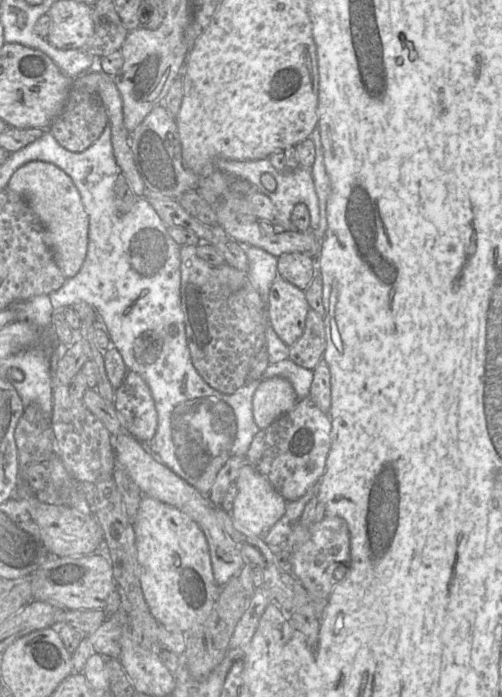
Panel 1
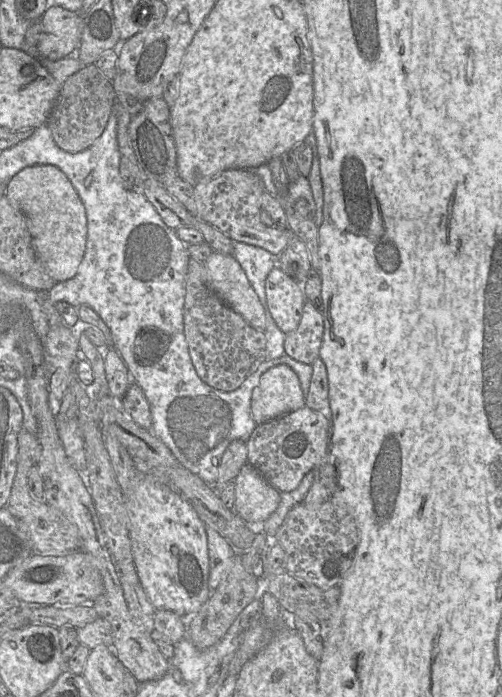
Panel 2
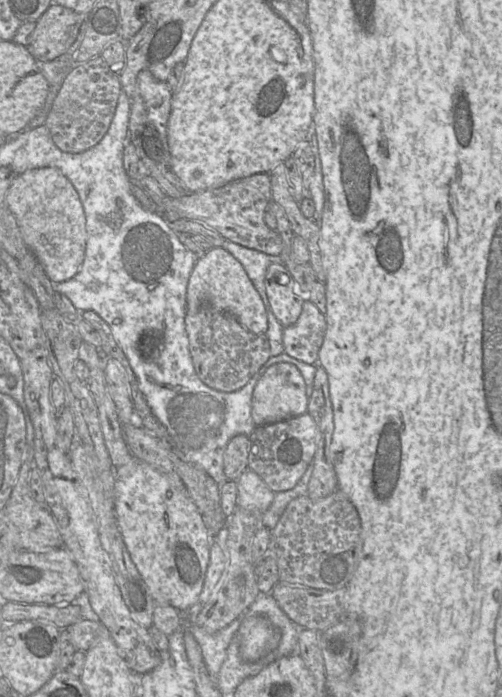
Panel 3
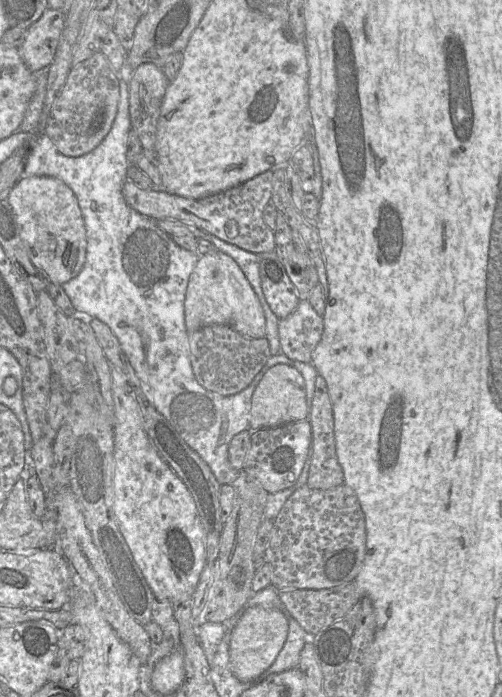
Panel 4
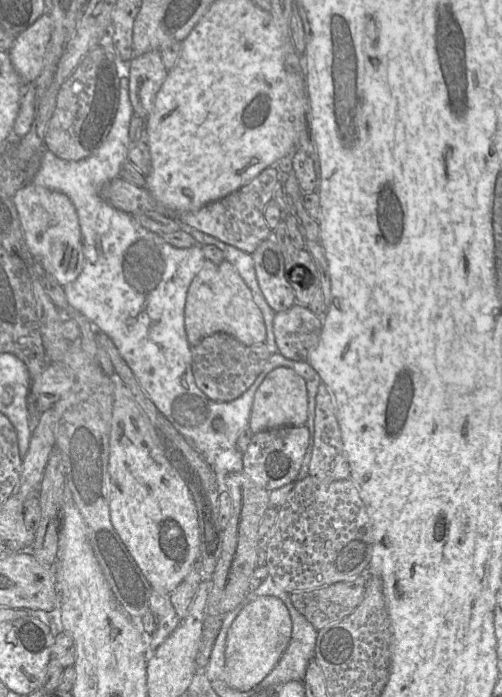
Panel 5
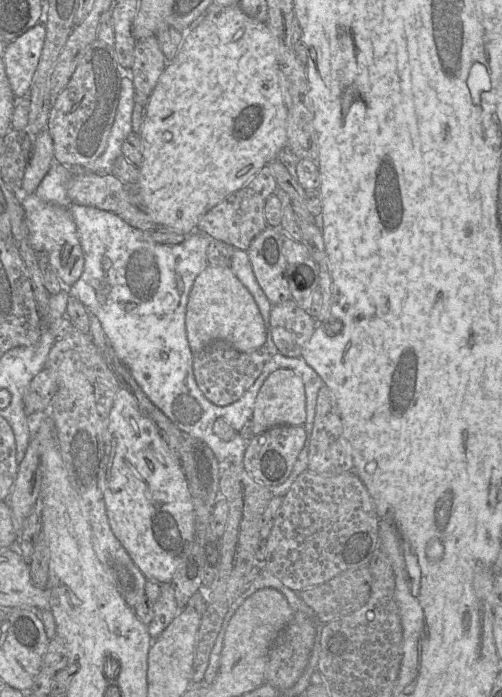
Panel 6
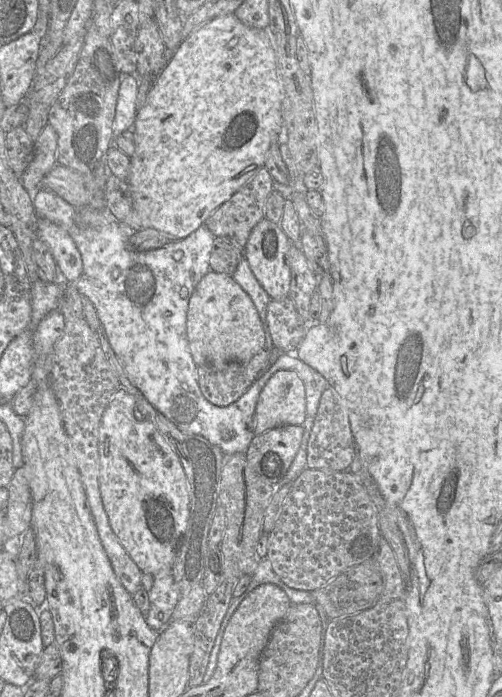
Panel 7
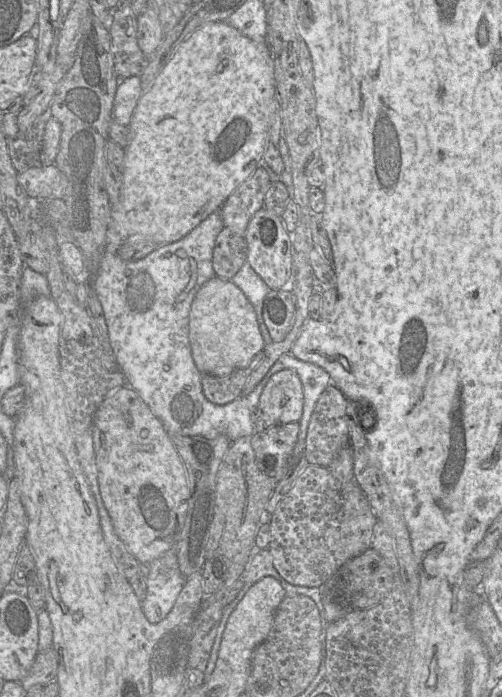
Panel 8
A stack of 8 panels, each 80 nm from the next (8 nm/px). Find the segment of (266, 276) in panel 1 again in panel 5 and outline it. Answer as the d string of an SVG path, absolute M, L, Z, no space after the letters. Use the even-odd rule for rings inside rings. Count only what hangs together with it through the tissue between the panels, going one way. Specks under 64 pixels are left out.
M211 235L210 238L212 239L212 245L217 246L222 251L225 260L229 261L234 266L234 268L237 270L241 278L250 289L253 300L262 313L265 325L270 324L270 313L275 312L267 304L258 285L252 256L232 245L218 240Z

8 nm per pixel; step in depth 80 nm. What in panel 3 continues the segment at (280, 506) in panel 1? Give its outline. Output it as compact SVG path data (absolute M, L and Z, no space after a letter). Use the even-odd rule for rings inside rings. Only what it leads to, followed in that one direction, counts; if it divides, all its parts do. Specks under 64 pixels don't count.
M247 468L236 480L237 505L263 514L271 505L275 492L252 469Z

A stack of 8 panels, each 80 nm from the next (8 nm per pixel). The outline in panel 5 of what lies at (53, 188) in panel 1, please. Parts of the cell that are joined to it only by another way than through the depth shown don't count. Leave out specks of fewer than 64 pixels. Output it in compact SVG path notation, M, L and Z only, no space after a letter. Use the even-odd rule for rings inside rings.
M33 182L26 183L14 194L12 200L34 259L61 286L73 282L83 269L84 254L79 220L72 201L59 191L35 185Z

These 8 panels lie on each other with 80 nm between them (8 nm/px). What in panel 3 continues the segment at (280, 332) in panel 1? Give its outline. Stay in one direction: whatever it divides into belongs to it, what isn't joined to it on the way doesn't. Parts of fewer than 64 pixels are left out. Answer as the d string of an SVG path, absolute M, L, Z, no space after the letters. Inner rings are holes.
M280 259L268 266L264 284L276 319L283 327L294 324L301 314L305 295L298 291L295 280Z

